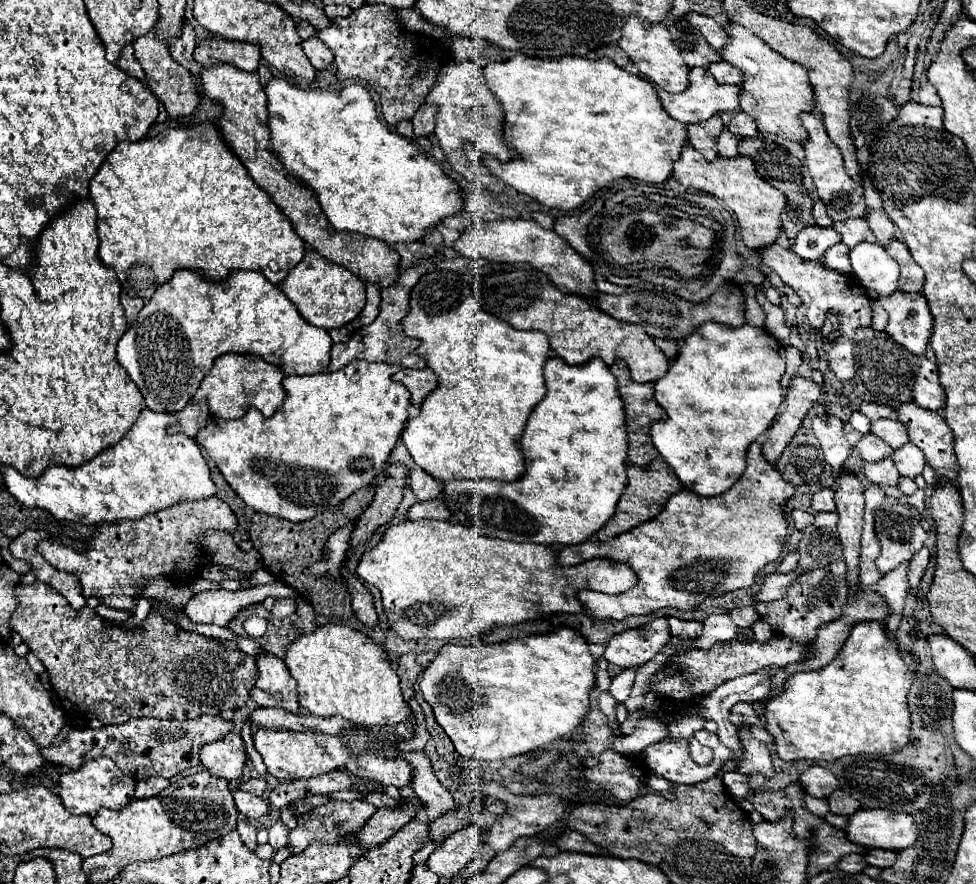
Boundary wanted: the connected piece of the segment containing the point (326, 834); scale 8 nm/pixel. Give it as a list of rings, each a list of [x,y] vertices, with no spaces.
[[[364,800],[352,802],[330,802],[326,806],[314,808],[298,820],[298,826],[290,832],[290,846],[296,852],[304,852],[312,840],[328,842],[340,840],[340,836],[350,836],[358,832],[370,816],[376,814],[376,806]]]

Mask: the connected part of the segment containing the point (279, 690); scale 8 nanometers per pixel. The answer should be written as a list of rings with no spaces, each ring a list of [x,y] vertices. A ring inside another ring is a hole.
[[[264,654],[258,660],[260,676],[250,692],[258,706],[278,706],[292,714],[300,712],[296,696],[296,680],[290,676],[286,664],[274,654]]]

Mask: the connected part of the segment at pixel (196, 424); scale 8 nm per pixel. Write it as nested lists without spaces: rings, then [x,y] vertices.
[[[188,404],[184,410],[176,414],[178,422],[174,424],[174,432],[182,432],[194,438],[200,432],[200,428],[204,428],[208,416],[210,416],[208,404]]]

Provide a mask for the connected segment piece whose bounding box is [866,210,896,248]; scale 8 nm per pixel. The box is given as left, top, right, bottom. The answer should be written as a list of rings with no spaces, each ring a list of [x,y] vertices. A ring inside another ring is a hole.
[[[872,210],[870,216],[866,216],[866,222],[870,224],[872,232],[876,234],[878,238],[878,244],[886,248],[888,240],[894,240],[896,238],[896,230],[894,230],[894,224],[890,222],[890,218],[882,212],[882,210]]]

